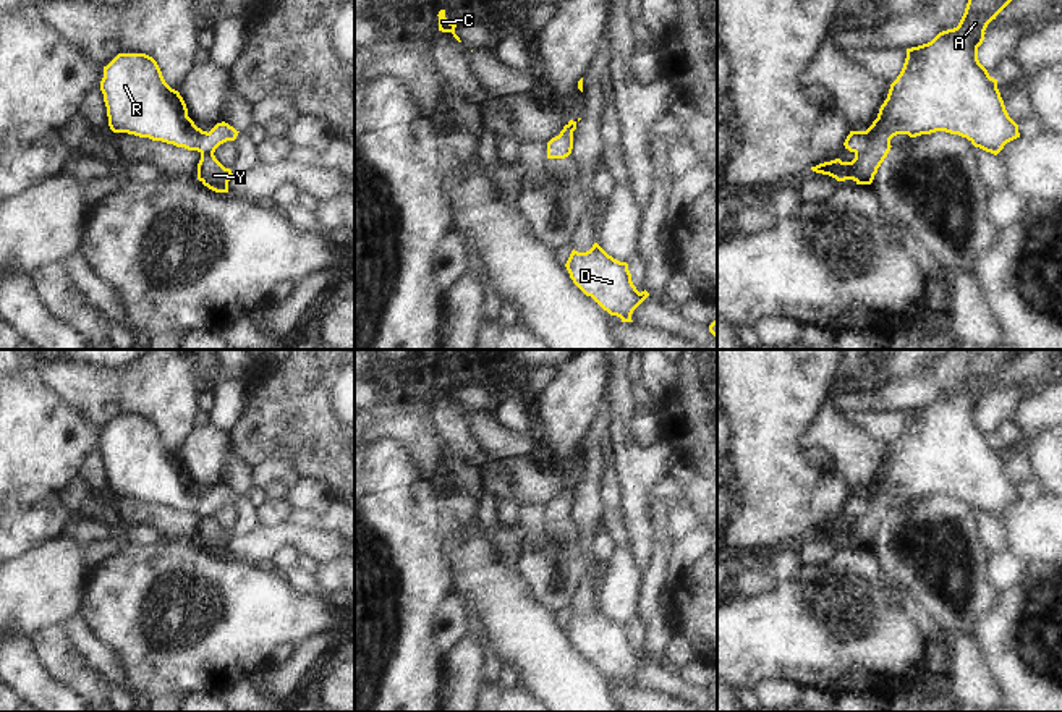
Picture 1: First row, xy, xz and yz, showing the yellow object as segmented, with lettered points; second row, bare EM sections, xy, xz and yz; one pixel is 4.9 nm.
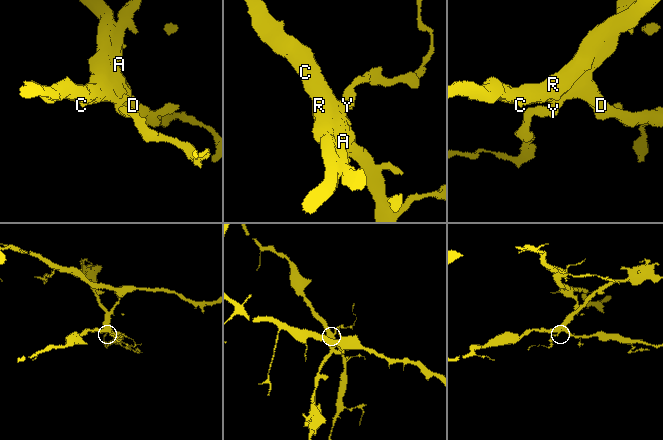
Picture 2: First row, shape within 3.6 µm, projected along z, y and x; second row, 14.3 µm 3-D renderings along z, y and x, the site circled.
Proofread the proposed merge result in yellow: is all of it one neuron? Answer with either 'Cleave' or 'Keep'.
Cleave

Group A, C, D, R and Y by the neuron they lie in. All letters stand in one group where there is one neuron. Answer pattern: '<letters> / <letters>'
A D Y / C R

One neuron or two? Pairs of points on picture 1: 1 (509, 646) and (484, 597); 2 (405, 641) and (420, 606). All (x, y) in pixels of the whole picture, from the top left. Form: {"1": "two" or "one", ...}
{"1": "one", "2": "one"}

